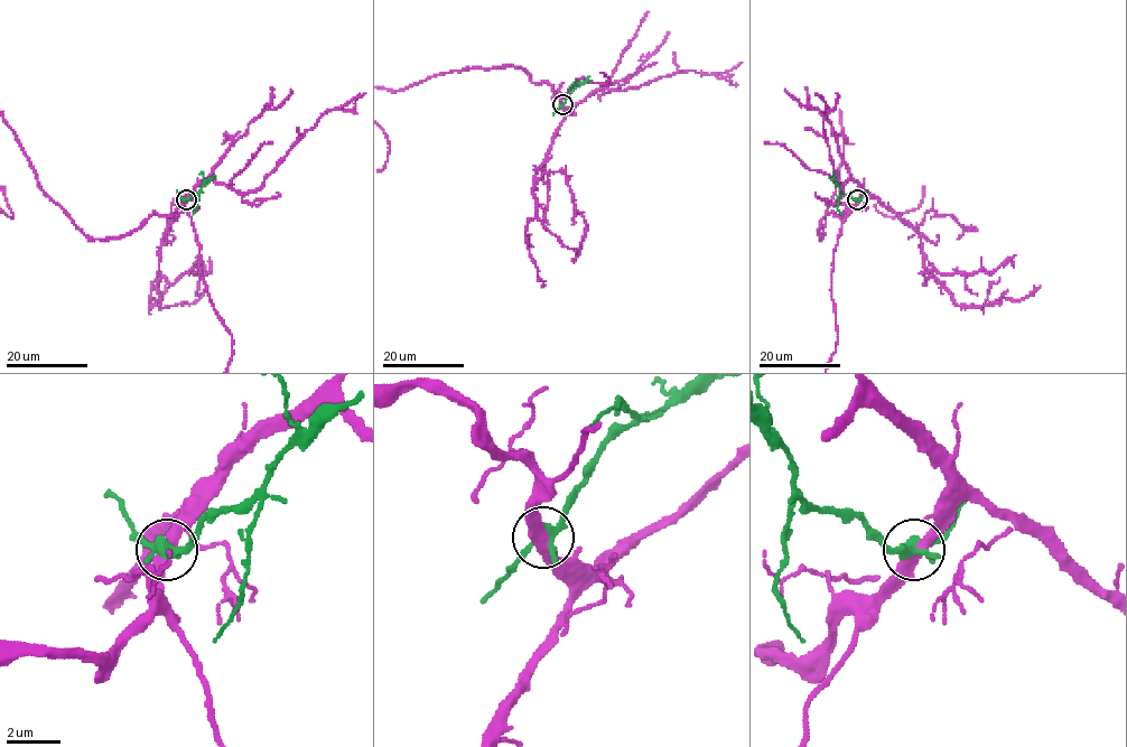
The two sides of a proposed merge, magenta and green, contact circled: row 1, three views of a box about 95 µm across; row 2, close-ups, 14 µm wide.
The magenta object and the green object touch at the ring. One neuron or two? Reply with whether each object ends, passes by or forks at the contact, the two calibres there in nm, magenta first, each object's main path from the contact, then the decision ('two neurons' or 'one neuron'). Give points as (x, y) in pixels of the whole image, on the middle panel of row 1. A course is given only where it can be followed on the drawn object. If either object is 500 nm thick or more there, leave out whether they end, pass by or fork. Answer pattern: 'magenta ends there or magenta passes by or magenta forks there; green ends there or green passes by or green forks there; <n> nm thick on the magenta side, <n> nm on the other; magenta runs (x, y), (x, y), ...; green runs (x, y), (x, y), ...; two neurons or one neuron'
magenta passes by; green passes by; 400 nm thick on the magenta side, 400 nm on the other; green runs (561, 104), (571, 90), (593, 80); two neurons

